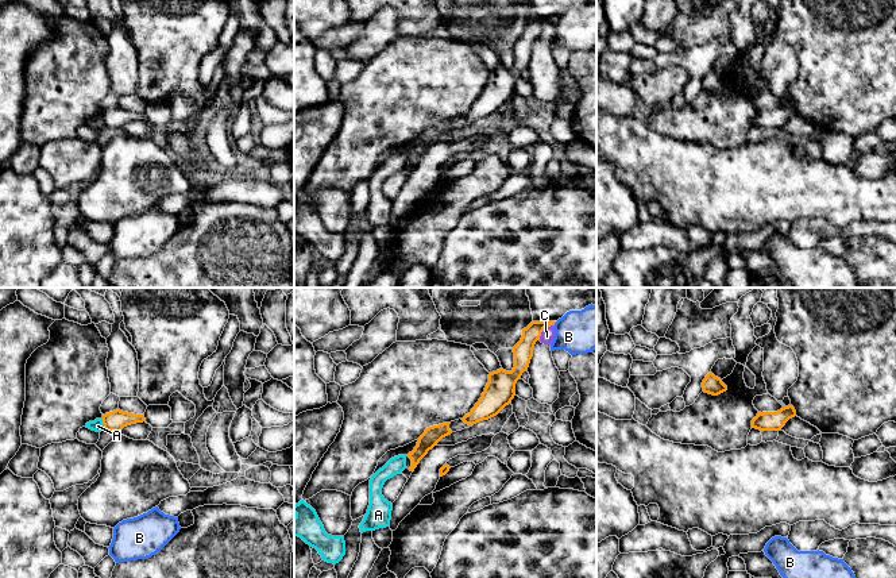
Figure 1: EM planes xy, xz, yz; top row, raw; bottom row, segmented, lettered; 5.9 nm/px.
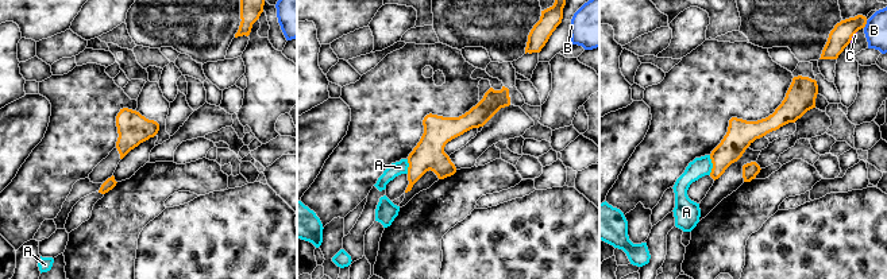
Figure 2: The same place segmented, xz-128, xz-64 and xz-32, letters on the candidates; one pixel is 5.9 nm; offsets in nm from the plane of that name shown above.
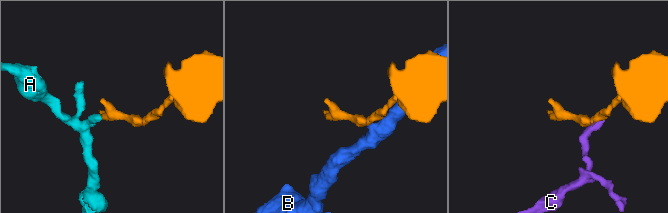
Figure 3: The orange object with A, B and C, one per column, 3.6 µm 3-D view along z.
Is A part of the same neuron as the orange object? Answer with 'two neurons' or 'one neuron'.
two neurons

